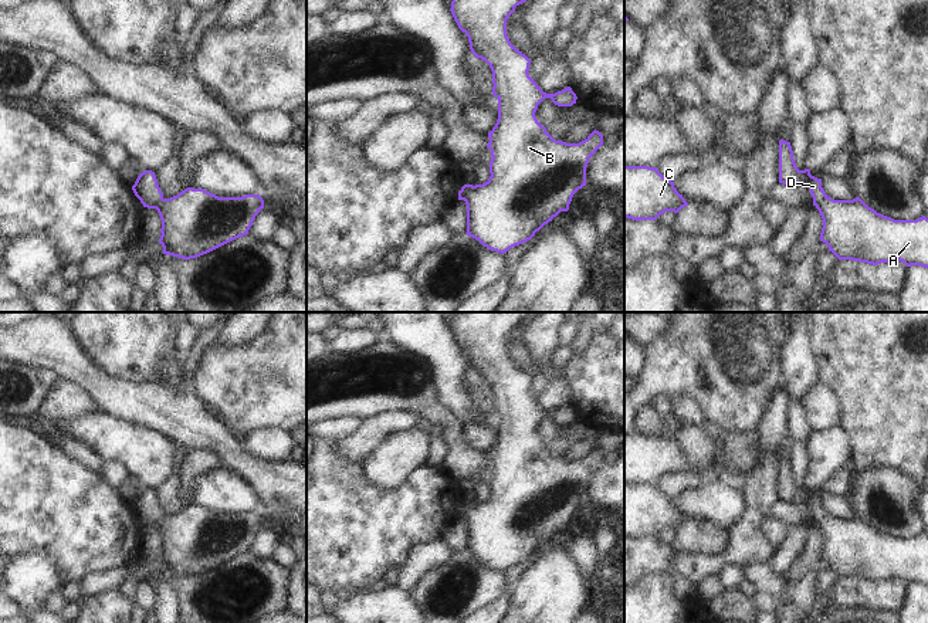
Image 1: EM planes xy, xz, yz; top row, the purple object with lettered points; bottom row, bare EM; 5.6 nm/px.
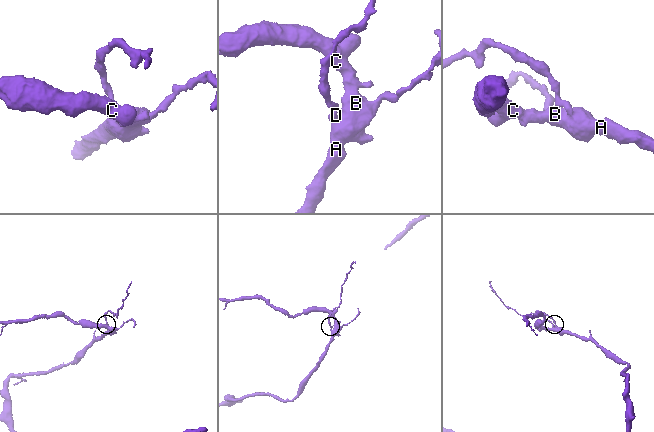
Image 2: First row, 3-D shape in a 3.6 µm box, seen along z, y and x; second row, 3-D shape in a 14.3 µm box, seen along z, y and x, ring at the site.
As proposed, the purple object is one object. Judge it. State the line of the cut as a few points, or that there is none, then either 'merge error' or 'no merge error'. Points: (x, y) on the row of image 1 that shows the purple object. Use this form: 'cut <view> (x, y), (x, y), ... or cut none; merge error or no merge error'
cut none; no merge error

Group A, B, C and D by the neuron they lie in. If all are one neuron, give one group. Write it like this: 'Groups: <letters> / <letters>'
Groups: A B C D.

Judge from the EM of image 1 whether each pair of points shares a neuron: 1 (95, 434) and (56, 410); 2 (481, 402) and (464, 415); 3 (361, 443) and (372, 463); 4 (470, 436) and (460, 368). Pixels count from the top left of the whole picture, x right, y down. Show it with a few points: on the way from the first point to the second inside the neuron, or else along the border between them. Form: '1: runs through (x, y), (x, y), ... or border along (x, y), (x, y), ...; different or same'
1: border along (97, 408), (58, 425); different
2: border along (468, 373), (471, 400), (481, 409), (491, 412); different
3: border along (395, 434), (383, 439), (358, 464); different
4: border along (464, 425), (483, 425), (497, 434); different

